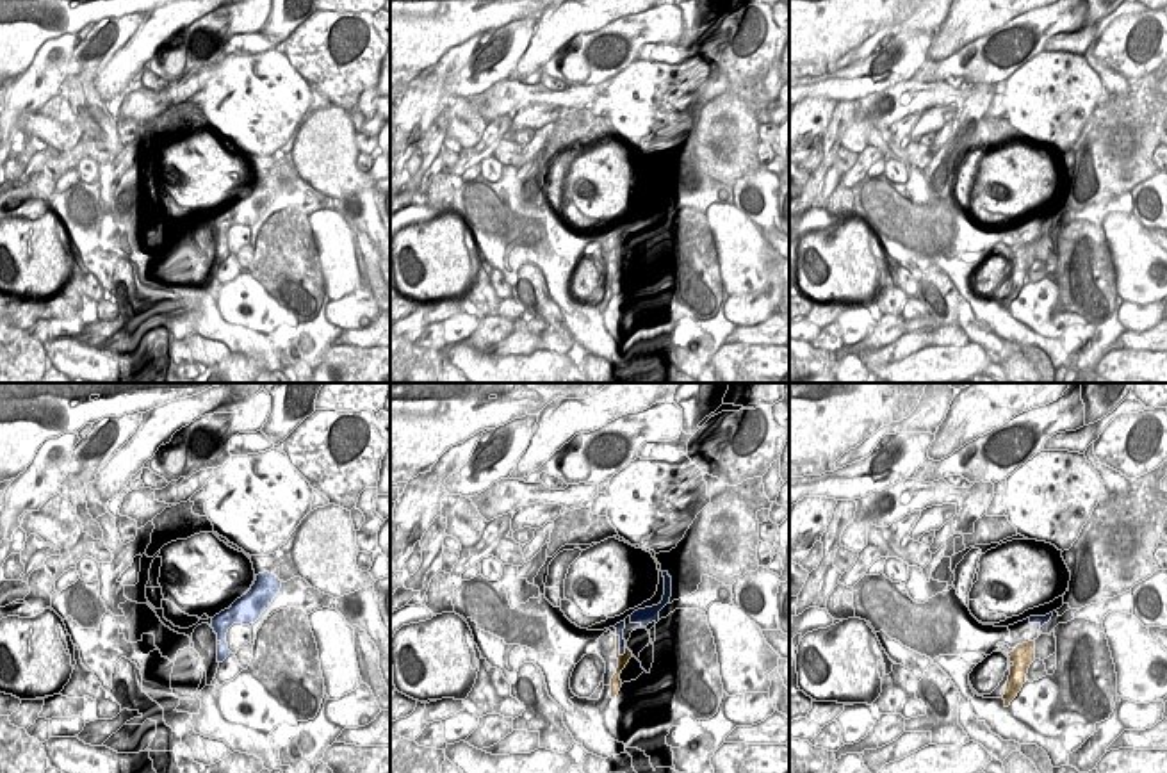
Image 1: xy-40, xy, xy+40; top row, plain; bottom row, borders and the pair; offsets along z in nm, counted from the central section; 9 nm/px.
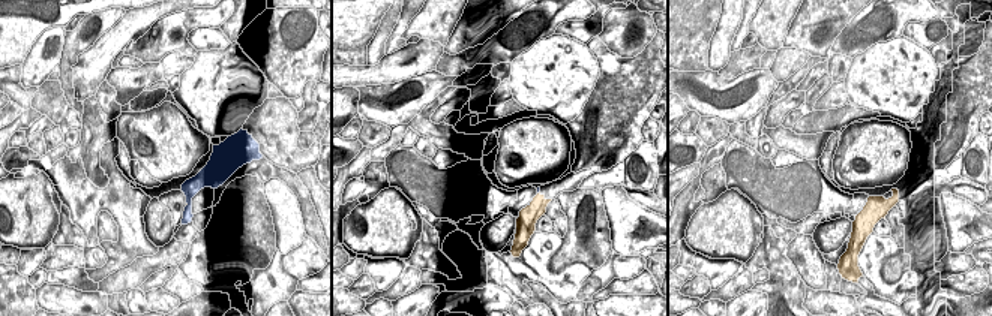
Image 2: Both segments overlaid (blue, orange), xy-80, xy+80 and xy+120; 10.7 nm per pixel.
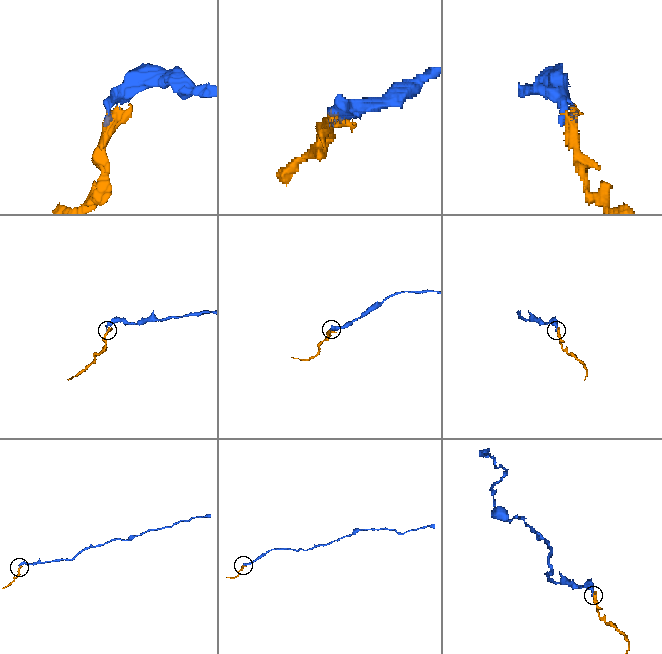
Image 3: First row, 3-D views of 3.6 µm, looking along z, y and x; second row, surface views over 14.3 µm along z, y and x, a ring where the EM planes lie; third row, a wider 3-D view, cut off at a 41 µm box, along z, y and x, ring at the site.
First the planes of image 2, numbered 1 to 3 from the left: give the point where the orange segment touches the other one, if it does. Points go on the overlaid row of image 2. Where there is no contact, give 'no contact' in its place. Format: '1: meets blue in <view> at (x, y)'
1: meets blue in xy-80 at (186, 202)
2: no contact
3: meets blue in xy+120 at (860, 210)

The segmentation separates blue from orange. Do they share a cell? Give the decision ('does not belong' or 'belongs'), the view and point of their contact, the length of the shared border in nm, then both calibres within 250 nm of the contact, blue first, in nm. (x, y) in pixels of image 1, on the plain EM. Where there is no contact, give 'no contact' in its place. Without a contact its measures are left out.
does not belong | xy (620, 246) | 220 nm | 70/100 nm

